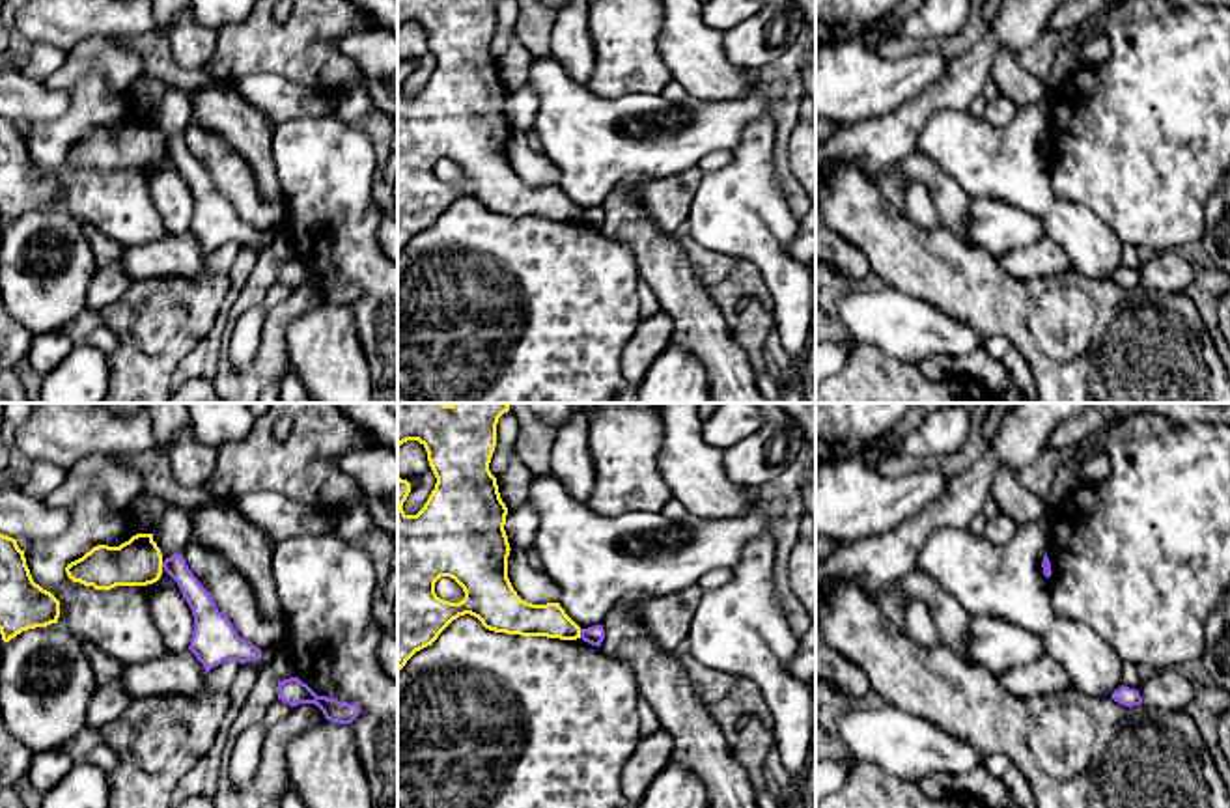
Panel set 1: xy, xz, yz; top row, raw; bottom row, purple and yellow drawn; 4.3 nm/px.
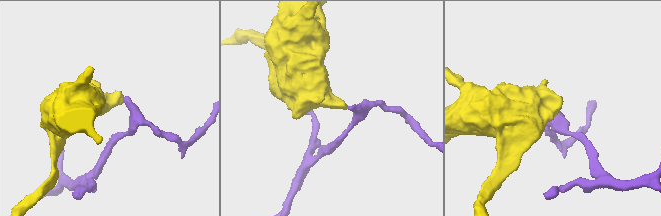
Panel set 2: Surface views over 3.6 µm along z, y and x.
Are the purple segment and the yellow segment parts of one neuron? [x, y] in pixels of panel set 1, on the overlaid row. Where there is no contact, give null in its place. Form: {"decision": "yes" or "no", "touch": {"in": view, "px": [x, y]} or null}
{"decision": "no", "touch": {"in": "xz", "px": [581, 633]}}

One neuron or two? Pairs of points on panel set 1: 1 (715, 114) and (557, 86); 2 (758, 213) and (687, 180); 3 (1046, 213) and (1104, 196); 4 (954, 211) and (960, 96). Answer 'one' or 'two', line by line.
1: one
2: two
3: two
4: two

